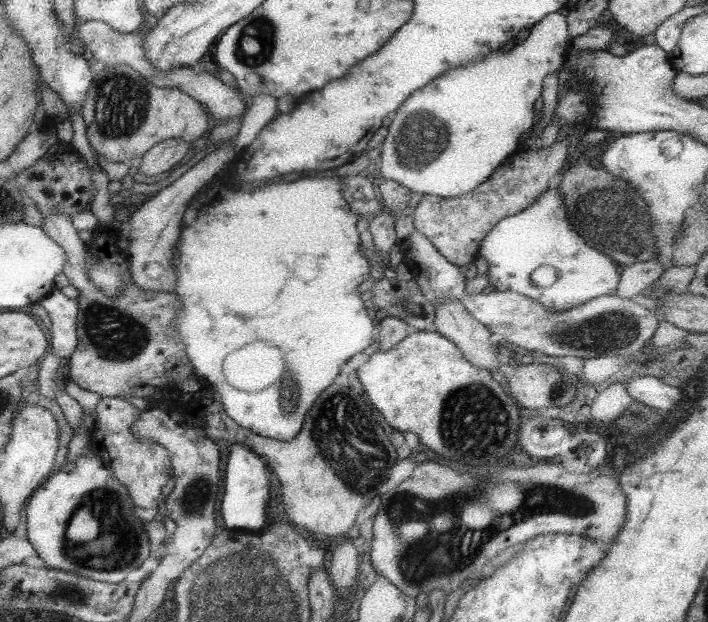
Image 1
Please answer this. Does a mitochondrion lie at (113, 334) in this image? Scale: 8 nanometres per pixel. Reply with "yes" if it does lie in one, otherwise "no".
yes

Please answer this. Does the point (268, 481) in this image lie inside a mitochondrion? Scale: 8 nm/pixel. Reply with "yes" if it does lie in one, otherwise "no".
no

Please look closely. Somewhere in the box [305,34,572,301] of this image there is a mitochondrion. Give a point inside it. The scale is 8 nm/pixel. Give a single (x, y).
(421, 144)

